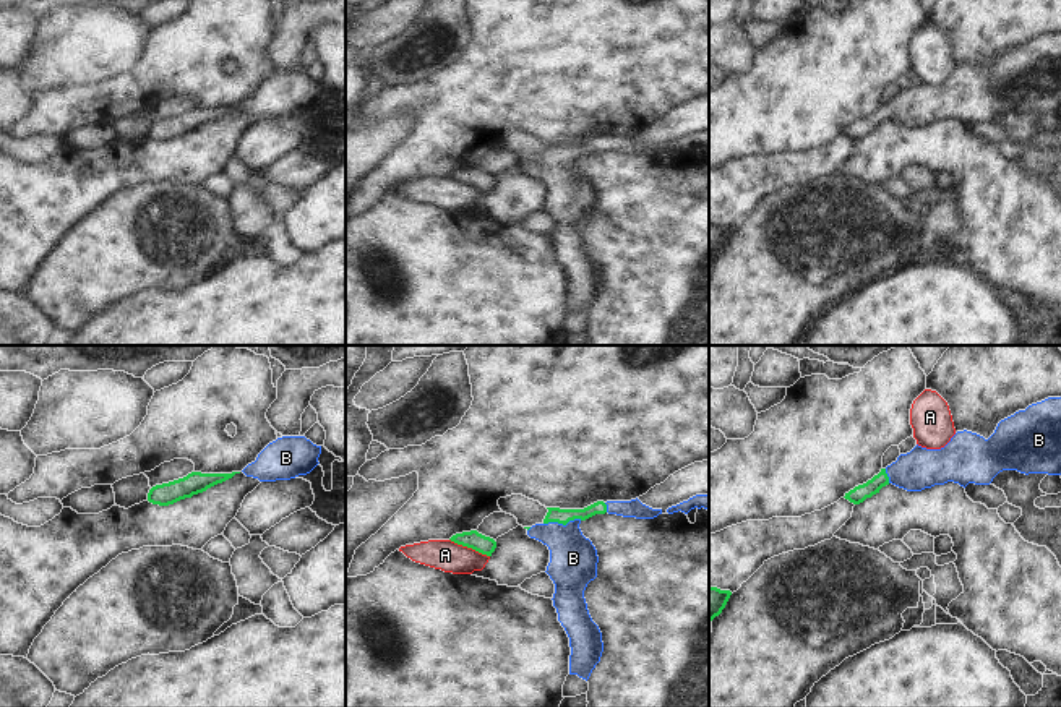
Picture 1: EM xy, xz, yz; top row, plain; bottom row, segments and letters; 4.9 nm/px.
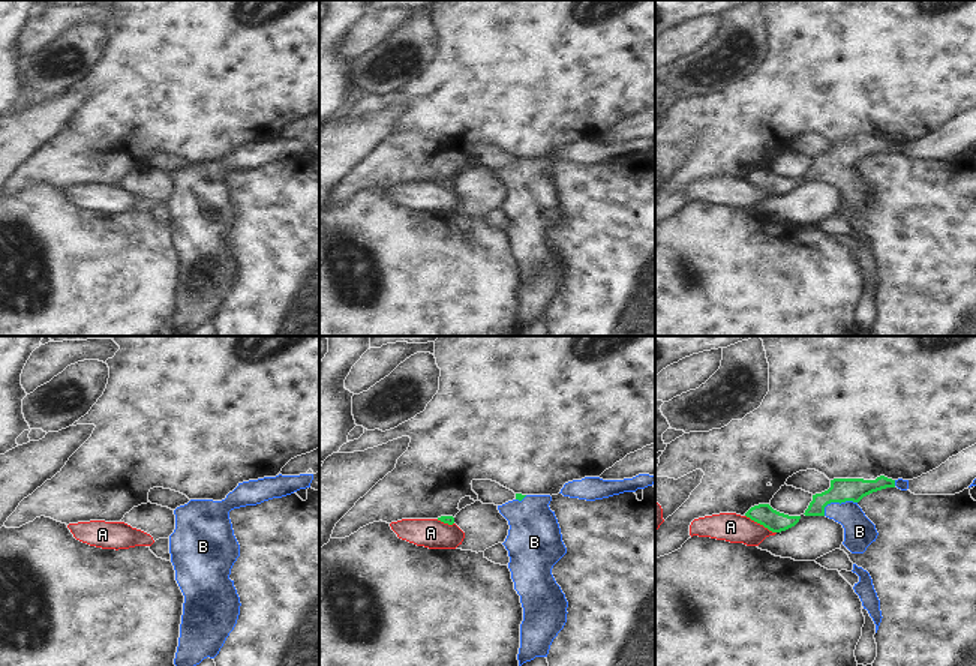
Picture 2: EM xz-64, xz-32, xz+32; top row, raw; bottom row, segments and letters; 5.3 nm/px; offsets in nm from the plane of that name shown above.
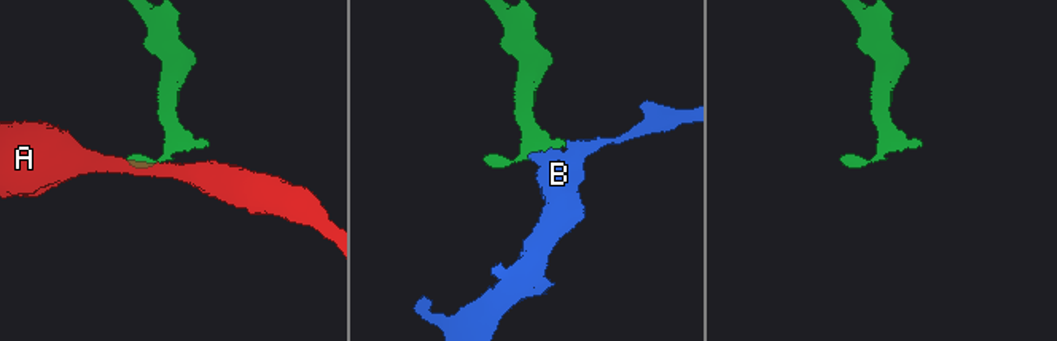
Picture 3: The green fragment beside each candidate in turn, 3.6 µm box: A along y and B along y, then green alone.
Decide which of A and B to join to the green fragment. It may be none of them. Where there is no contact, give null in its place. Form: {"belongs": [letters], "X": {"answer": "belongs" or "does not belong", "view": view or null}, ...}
{"belongs": ["B"], "A": {"answer": "does not belong", "view": "xz"}, "B": {"answer": "belongs", "view": "xz"}}

